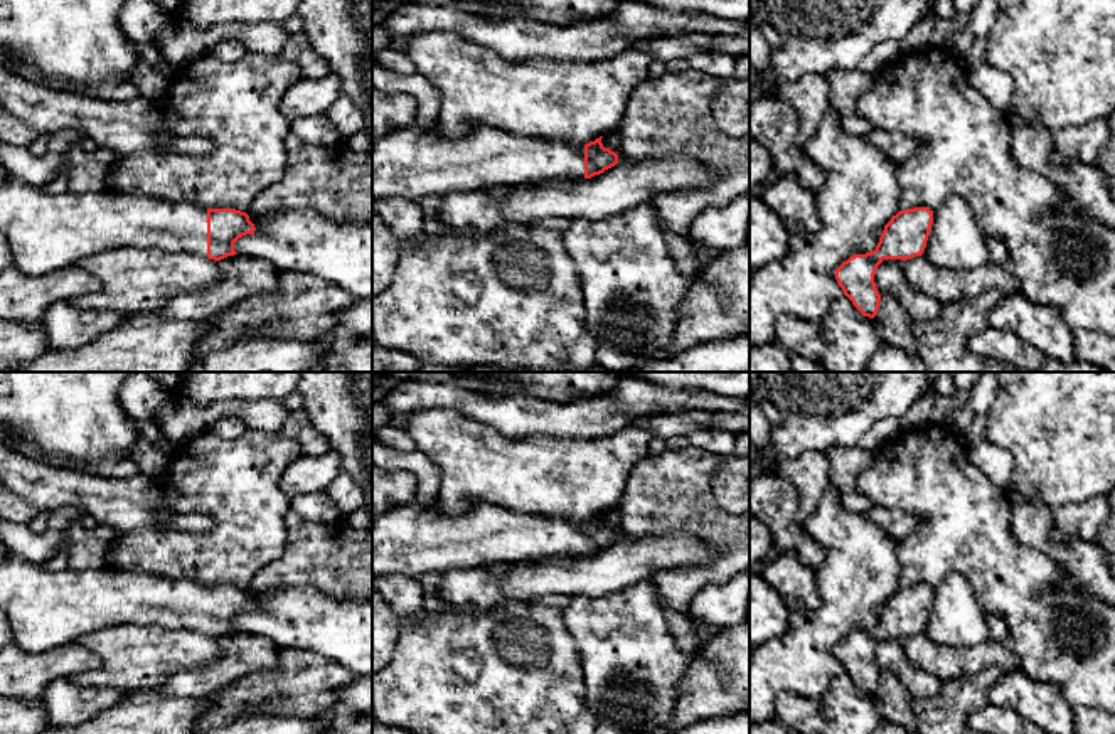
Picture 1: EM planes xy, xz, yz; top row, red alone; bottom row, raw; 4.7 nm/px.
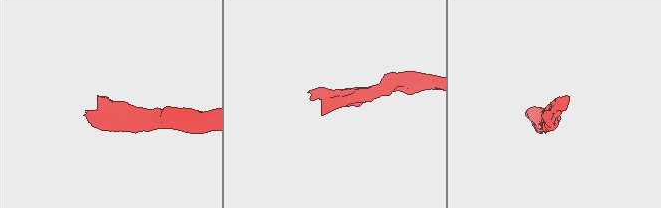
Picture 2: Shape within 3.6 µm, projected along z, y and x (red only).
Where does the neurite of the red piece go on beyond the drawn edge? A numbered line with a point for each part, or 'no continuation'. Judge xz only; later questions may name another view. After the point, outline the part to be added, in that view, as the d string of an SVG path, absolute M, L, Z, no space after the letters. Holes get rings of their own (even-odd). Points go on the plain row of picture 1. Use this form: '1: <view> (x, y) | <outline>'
1: xz (413, 539) | M414 498L386 512L372 525L372 579L581 556L584 522L482 502L463 513L443 513L436 502L421 503Z

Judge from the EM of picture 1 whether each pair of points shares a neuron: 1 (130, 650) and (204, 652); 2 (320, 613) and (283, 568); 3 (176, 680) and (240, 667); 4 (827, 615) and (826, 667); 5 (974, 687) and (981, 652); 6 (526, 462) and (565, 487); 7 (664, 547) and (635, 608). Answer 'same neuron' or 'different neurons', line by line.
1: same neuron
2: different neurons
3: same neuron
4: same neuron
5: different neurons
6: same neuron
7: different neurons

